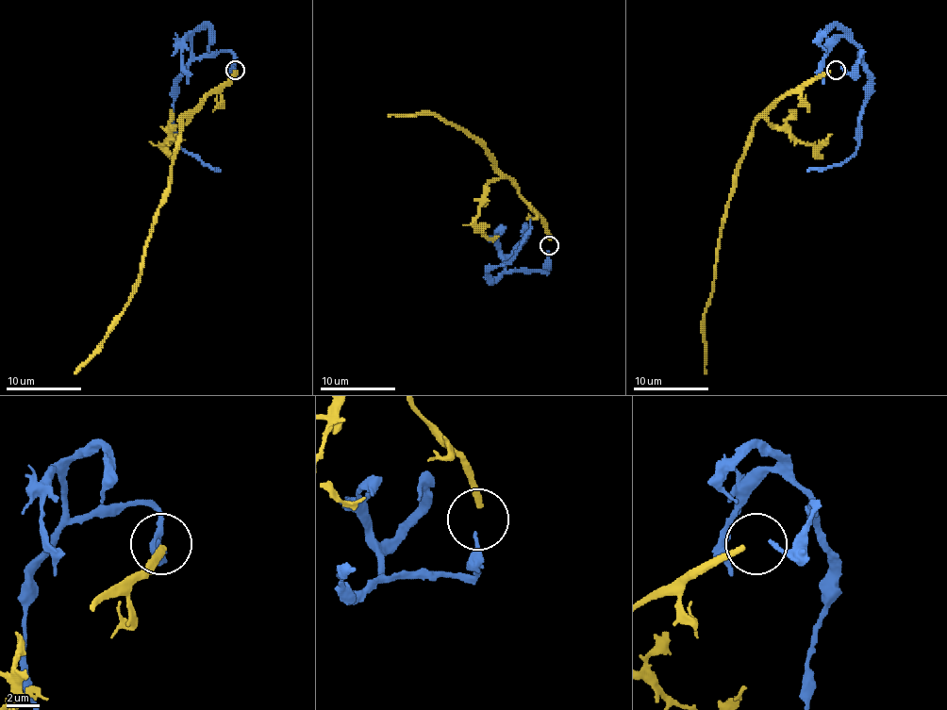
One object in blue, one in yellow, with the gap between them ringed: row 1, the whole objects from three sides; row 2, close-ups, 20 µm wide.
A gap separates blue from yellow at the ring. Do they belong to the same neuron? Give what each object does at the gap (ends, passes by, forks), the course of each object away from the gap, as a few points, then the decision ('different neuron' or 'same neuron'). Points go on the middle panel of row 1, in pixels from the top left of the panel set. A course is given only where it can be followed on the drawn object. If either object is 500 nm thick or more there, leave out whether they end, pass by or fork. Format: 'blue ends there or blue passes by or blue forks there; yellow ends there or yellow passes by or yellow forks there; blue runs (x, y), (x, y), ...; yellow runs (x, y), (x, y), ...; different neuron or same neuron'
blue ends there; yellow ends there; blue runs (549, 251), (545, 272), (513, 272), (490, 279), (487, 275), (487, 270), (515, 255), (534, 217); yellow runs (549, 239), (541, 217), (470, 133), (437, 114), (388, 116); different neuron

